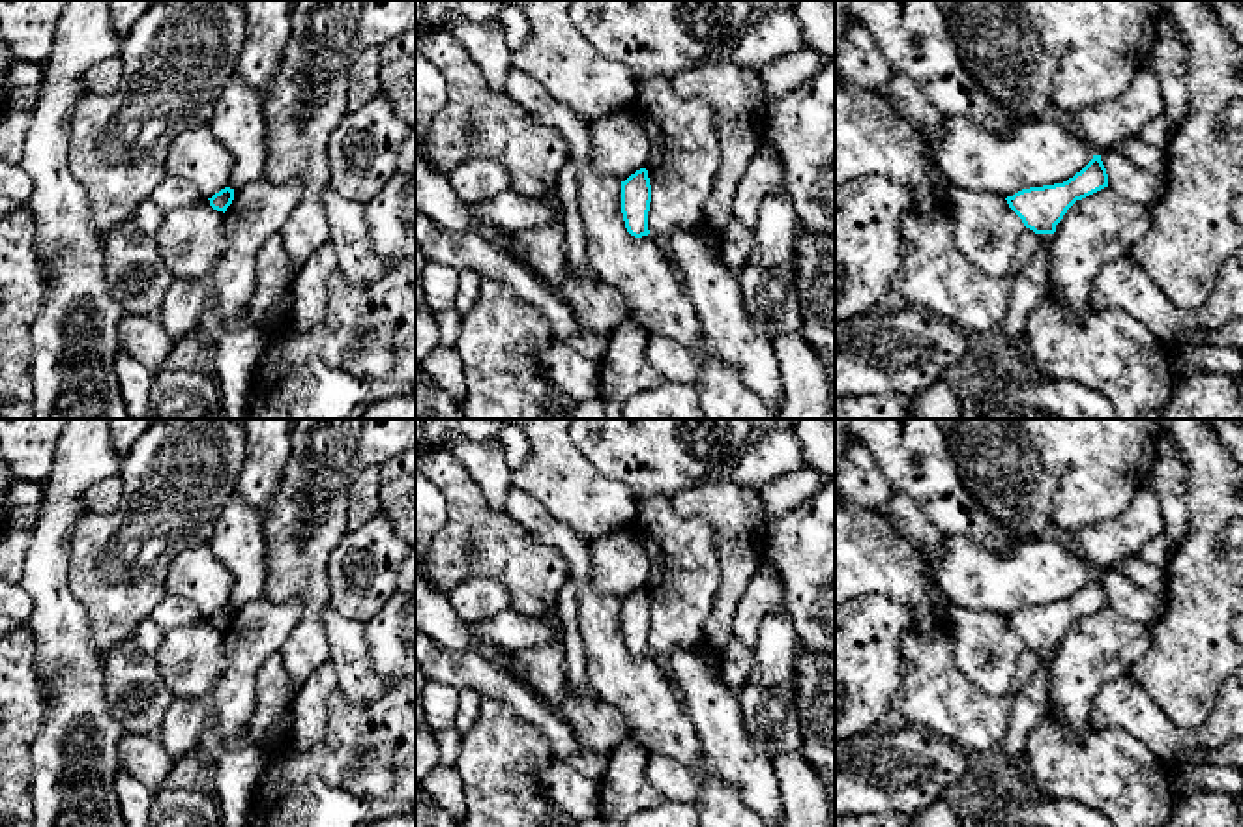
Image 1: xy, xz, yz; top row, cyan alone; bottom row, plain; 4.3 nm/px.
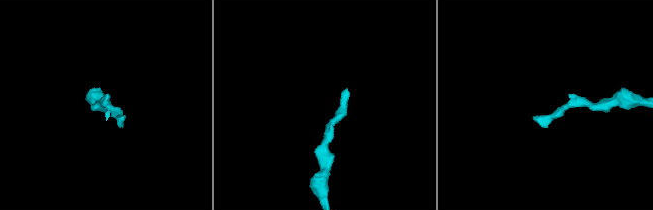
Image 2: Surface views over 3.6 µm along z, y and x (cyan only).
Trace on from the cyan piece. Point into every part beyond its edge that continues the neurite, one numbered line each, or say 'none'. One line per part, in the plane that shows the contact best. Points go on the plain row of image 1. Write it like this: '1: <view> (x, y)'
1: yz (1030, 704)

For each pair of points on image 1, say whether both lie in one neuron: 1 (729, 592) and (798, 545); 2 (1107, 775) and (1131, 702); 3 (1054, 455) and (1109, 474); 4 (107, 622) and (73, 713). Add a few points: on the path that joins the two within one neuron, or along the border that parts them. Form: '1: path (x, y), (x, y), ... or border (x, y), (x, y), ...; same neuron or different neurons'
1: border (768, 521), (762, 558); different neurons
2: border (1092, 723), (1131, 734), (1157, 758); different neurons
3: path (1067, 455), (1090, 455), (1096, 461); same neuron
4: border (81, 607), (92, 642), (103, 661); different neurons

